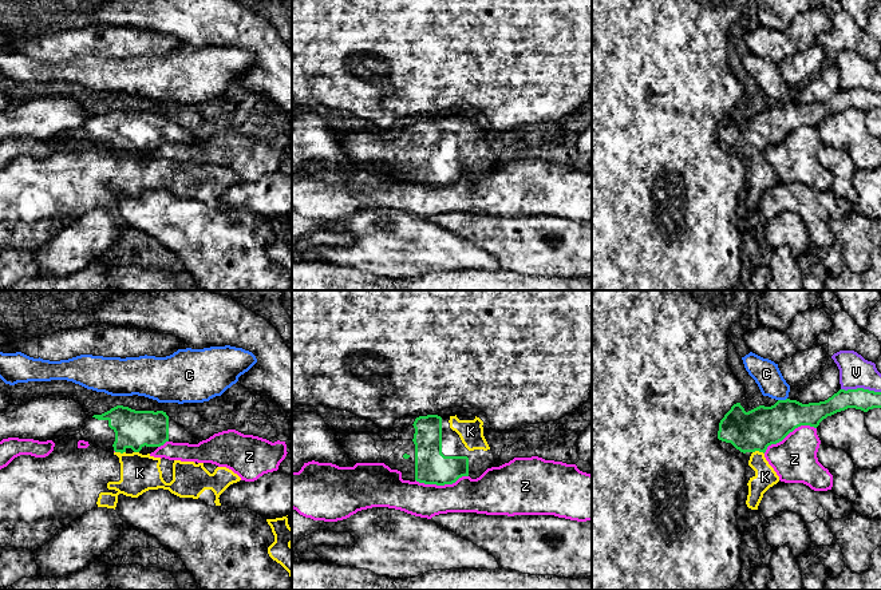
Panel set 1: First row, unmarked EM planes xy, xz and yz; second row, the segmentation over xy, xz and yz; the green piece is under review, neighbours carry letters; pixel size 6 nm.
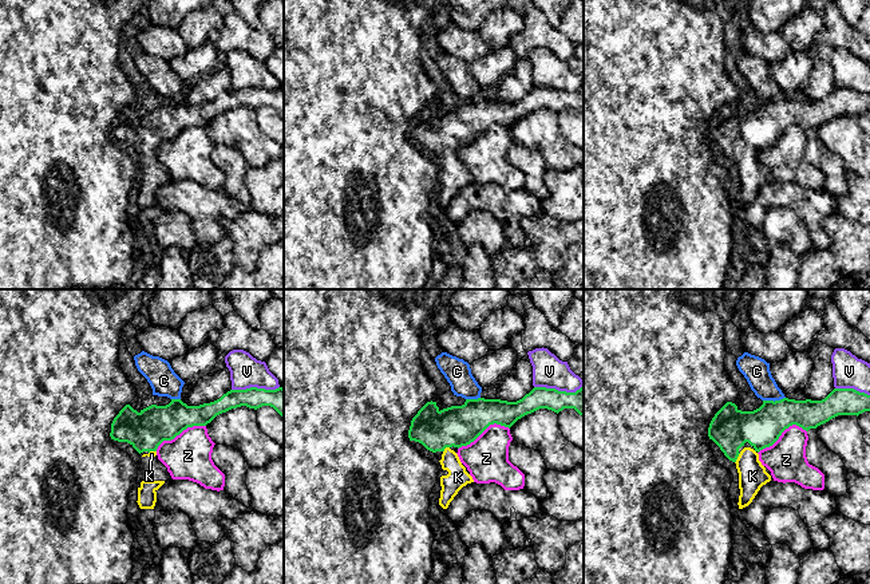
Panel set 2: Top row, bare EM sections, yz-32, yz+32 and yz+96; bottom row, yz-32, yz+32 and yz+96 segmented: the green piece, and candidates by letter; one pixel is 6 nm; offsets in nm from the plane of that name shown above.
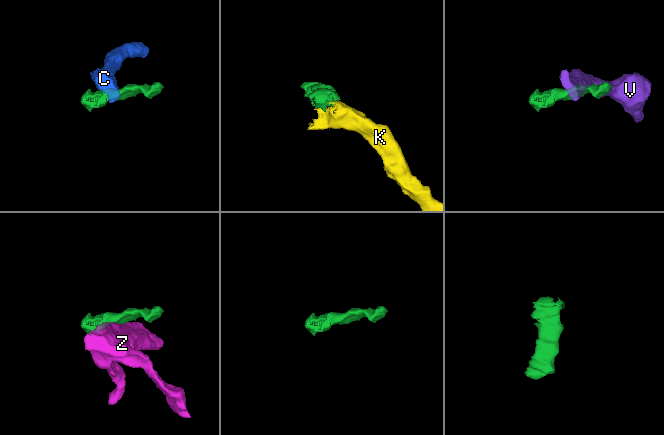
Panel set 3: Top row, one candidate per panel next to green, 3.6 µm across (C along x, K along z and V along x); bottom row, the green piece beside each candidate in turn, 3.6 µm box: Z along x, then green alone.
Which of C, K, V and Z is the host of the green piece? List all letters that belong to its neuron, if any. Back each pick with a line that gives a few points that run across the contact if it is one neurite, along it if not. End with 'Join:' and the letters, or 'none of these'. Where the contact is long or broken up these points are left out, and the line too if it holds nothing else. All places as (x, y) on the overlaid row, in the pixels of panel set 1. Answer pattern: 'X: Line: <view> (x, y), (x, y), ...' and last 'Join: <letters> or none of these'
Join: K

